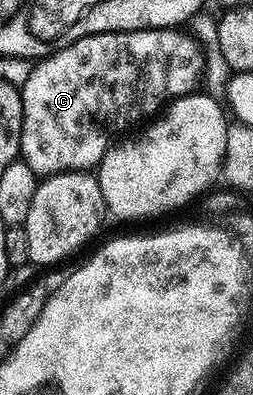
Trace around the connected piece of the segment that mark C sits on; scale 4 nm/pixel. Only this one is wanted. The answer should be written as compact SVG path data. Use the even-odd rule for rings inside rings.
M142 27L135 31L123 31L122 33L87 33L78 36L76 38L78 41L73 41L70 45L65 45L62 49L55 50L50 57L43 58L44 56L42 56L32 66L28 79L19 85L21 102L23 103L23 131L21 132L20 160L25 161L27 167L31 167L31 171L35 171L38 178L41 179L51 177L55 173L80 173L82 171L96 170L97 166L101 164L103 155L108 151L111 142L118 135L124 134L126 132L124 129L132 121L142 120L141 122L144 122L146 119L160 114L163 106L170 99L185 97L188 93L197 93L203 81L206 52L202 48L201 42L197 40L192 32L186 31L186 33L180 33L181 31L177 27Z

